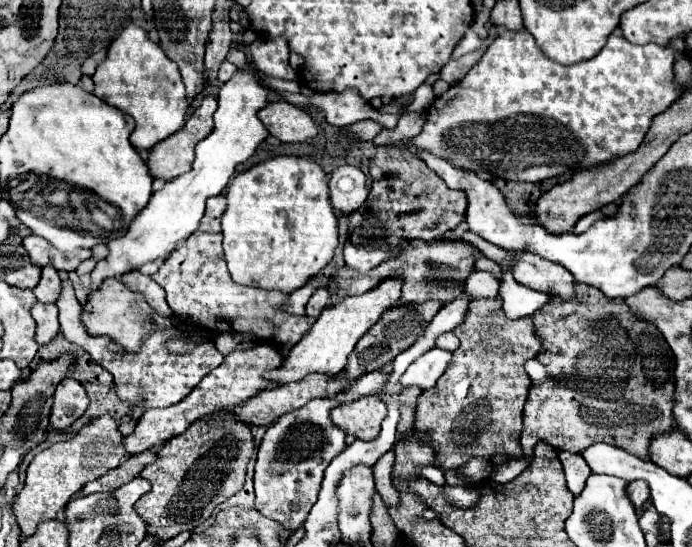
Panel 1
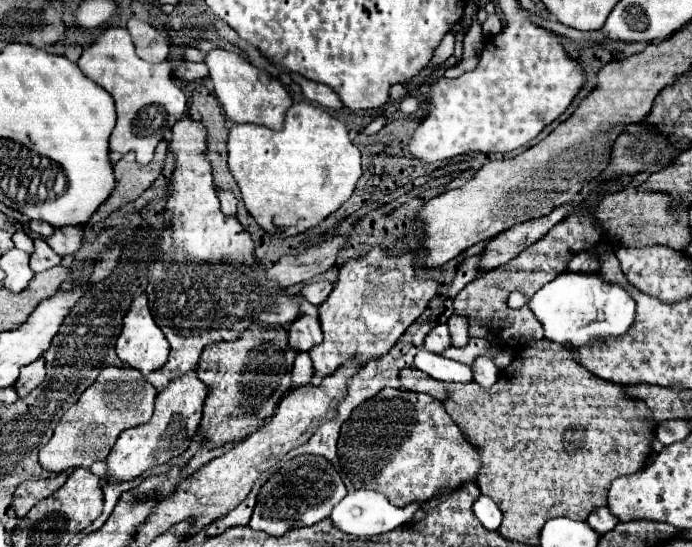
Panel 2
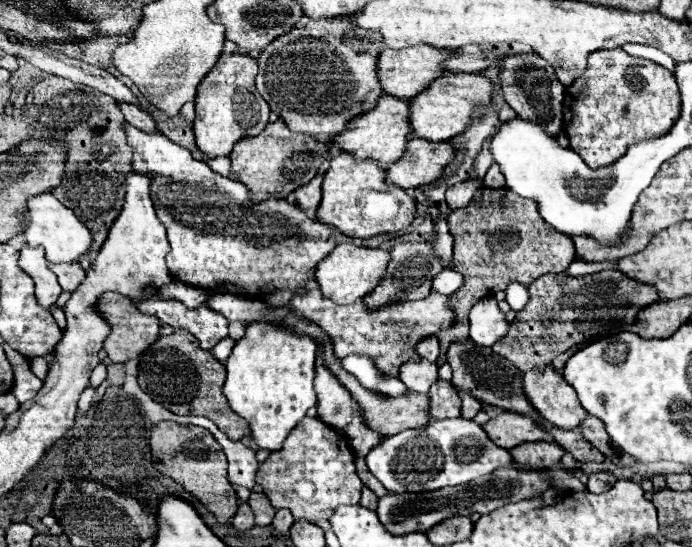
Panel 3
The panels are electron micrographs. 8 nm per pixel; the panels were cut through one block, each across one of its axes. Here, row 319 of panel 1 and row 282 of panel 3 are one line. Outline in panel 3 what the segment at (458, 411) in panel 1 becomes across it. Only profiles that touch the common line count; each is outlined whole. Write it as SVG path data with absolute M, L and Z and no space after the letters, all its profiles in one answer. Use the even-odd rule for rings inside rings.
M480 188L466 208L456 208L448 216L448 228L454 236L454 260L452 268L464 274L464 284L454 292L452 306L456 310L456 322L448 332L440 332L440 358L446 360L446 352L452 342L468 338L468 312L470 308L498 290L506 290L508 282L520 282L530 286L532 280L544 274L560 274L574 262L574 242L568 236L560 236L538 214L536 202L520 198L510 188Z

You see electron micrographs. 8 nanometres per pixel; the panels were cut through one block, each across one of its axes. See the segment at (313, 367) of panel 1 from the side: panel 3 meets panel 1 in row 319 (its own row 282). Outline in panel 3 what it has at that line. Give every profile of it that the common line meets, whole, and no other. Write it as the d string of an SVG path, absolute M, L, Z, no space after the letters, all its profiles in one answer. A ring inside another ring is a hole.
M338 244L324 260L318 262L314 270L314 280L324 296L332 298L336 304L352 304L364 298L366 292L372 292L378 286L380 276L386 274L386 264L390 262L390 252L380 248L360 248L354 244Z

